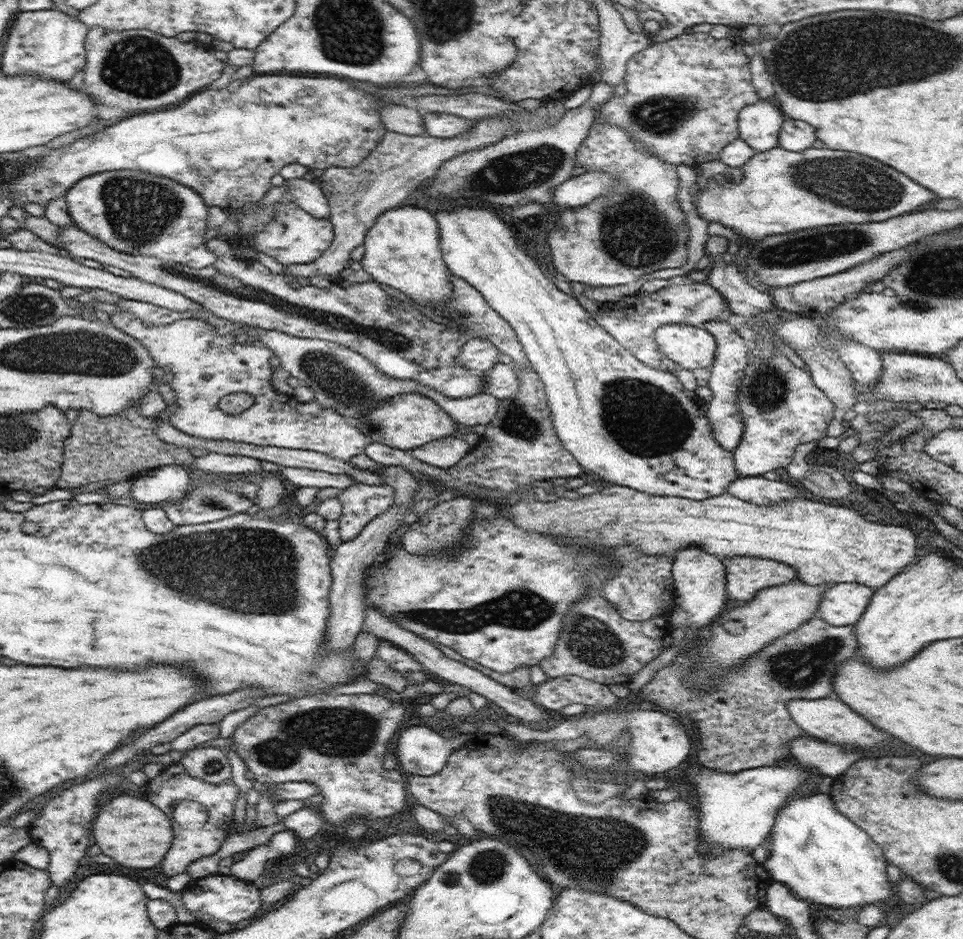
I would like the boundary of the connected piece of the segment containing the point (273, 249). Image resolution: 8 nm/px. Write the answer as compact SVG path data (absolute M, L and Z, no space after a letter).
M281 199L276 203L276 218L266 226L255 231L254 245L259 252L288 264L308 264L314 262L332 243L334 228L328 218L314 218L302 210L294 200Z

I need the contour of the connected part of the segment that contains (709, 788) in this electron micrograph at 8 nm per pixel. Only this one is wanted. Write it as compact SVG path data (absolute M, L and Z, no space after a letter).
M796 759L780 766L759 766L737 773L720 772L705 766L688 768L690 782L698 801L700 814L700 850L702 856L710 848L718 850L754 850L758 844L767 844L774 827L778 809L782 807L800 783L812 774Z

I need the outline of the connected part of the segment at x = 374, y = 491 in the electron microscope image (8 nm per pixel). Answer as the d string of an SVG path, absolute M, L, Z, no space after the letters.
M358 482L345 488L339 494L343 508L338 520L341 540L356 539L368 522L393 506L394 495L394 489L386 482L374 485Z

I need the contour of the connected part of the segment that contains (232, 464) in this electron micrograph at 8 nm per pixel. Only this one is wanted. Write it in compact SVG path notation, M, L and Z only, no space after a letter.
M210 452L206 456L198 457L191 465L195 470L206 473L242 476L251 472L260 472L262 461L251 456L238 456L232 454L216 454Z

